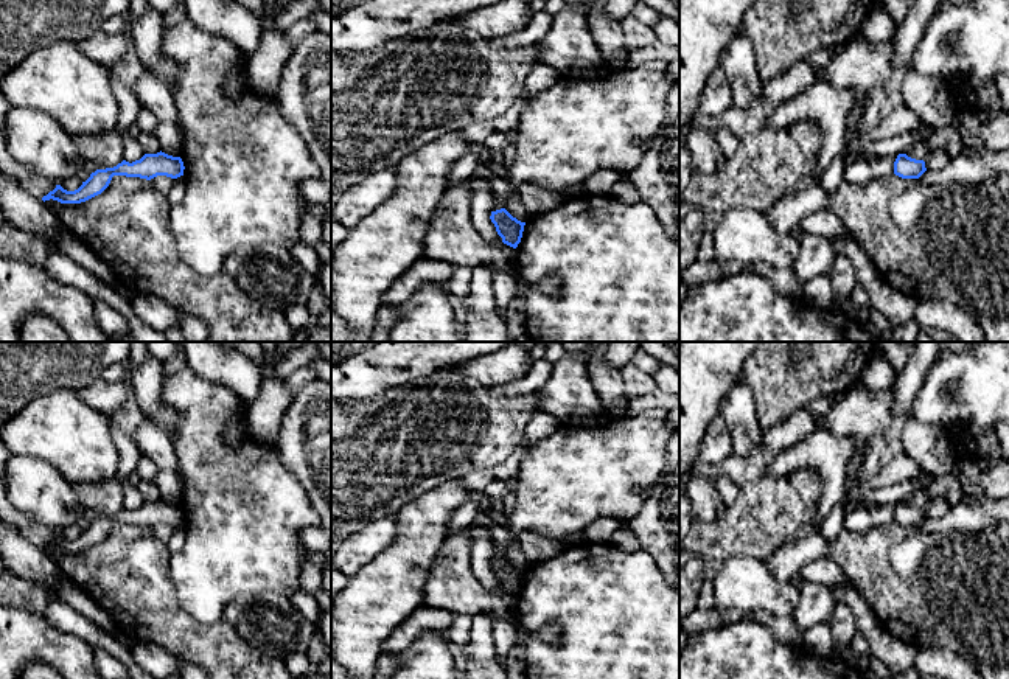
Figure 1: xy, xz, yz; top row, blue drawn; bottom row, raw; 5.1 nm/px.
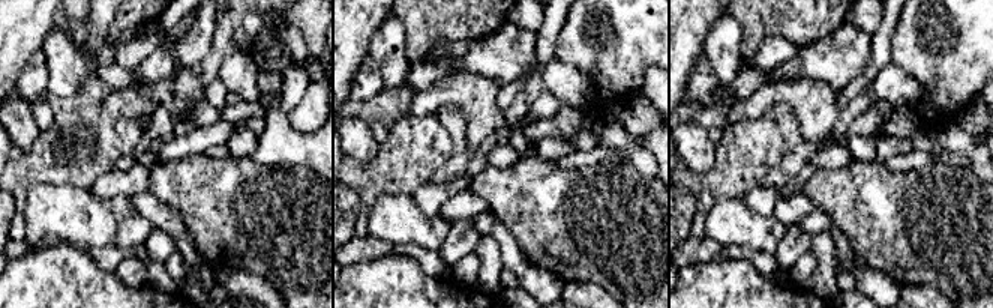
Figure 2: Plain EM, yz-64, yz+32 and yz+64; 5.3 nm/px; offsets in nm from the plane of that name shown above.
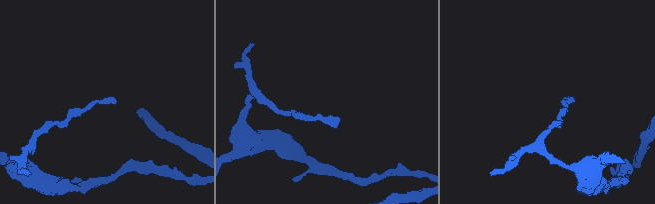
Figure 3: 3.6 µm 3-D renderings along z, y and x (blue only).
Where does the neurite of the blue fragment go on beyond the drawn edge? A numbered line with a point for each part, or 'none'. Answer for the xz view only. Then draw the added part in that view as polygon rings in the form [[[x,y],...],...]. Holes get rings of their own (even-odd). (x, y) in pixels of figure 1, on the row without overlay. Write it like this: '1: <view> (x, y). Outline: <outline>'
none

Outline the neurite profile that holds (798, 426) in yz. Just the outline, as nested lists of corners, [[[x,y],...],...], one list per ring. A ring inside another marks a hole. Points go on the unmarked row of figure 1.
[[[805,407],[763,429],[762,446],[784,451],[813,434],[822,415],[813,415]]]

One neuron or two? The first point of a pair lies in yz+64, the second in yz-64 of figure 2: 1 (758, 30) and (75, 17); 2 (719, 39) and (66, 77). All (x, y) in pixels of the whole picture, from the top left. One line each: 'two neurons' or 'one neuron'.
1: one neuron
2: one neuron

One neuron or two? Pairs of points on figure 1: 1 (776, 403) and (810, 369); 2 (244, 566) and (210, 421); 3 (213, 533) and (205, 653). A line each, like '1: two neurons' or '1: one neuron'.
1: one neuron
2: one neuron
3: two neurons

